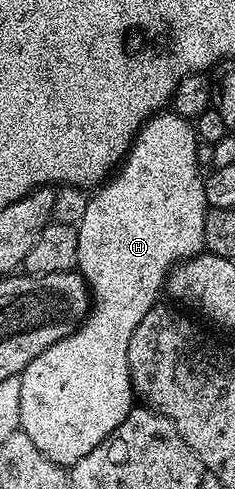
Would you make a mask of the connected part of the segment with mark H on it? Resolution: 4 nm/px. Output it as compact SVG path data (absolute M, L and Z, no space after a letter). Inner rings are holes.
M172 111L153 114L142 124L142 128L134 136L129 151L126 152L122 164L117 166L113 176L103 181L101 185L97 186L96 191L89 194L90 202L84 211L84 219L80 219L80 223L76 227L78 230L78 263L76 269L86 281L88 292L92 298L92 308L74 332L64 339L60 339L60 343L52 343L52 347L48 347L48 351L36 355L36 359L32 359L32 363L28 363L28 367L22 370L20 374L21 432L26 433L28 439L32 439L32 443L36 443L36 447L40 447L40 451L44 451L44 455L48 455L48 459L52 459L52 463L69 467L75 465L80 459L84 459L84 455L88 455L88 451L92 451L92 447L99 445L112 431L116 431L116 427L120 427L120 423L124 423L124 419L135 404L136 394L134 384L130 382L130 368L128 367L128 343L132 339L132 331L136 331L140 319L144 319L144 315L148 315L148 311L159 304L158 292L163 292L166 279L175 264L197 257L204 249L204 219L208 206L206 204L204 173L198 163L199 144L198 134L194 132L194 126L191 122L184 120Z

